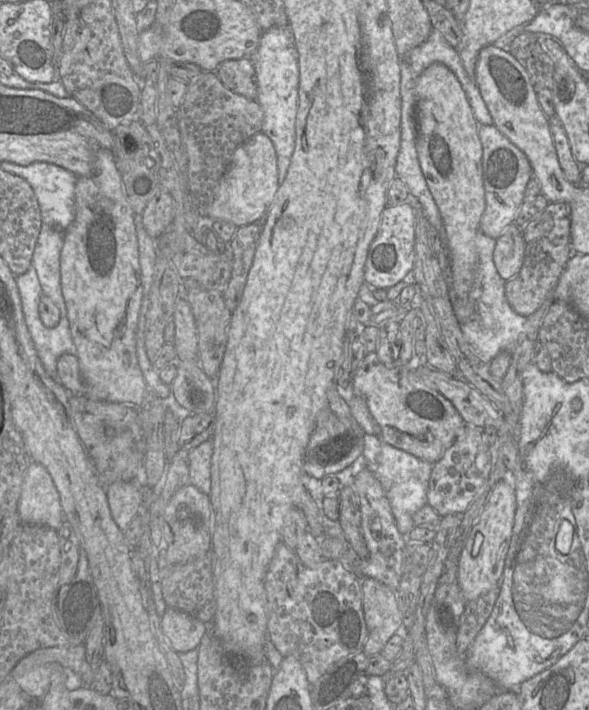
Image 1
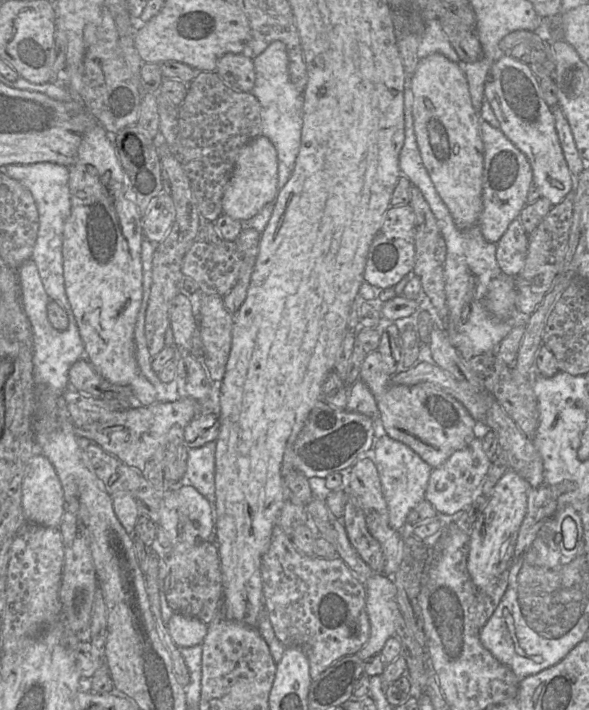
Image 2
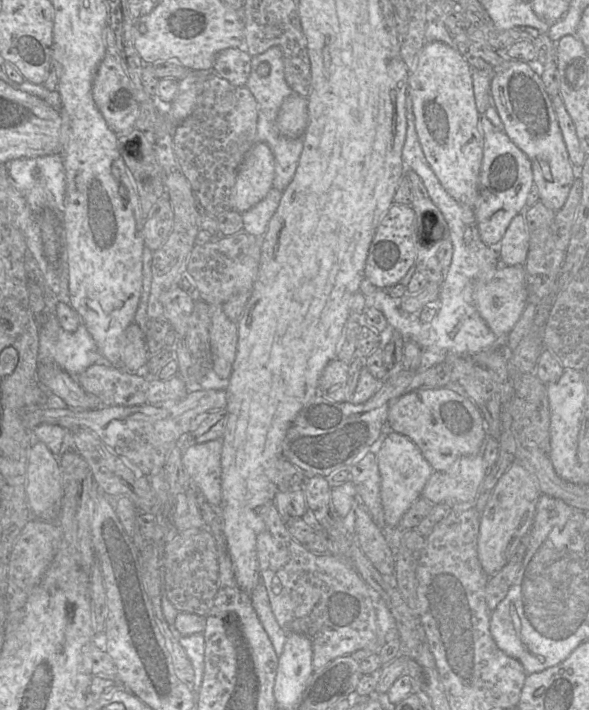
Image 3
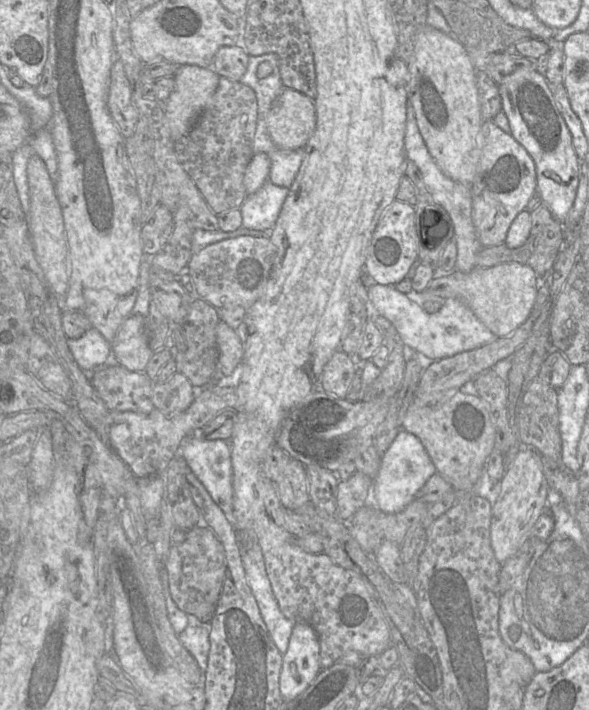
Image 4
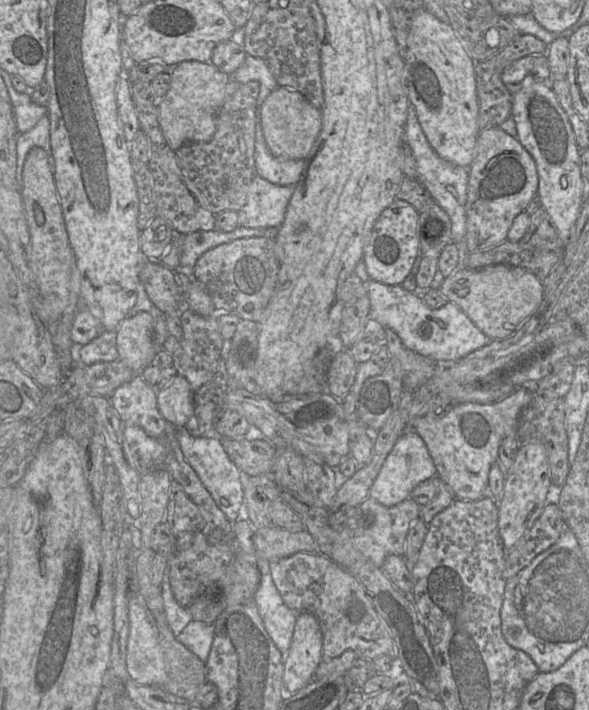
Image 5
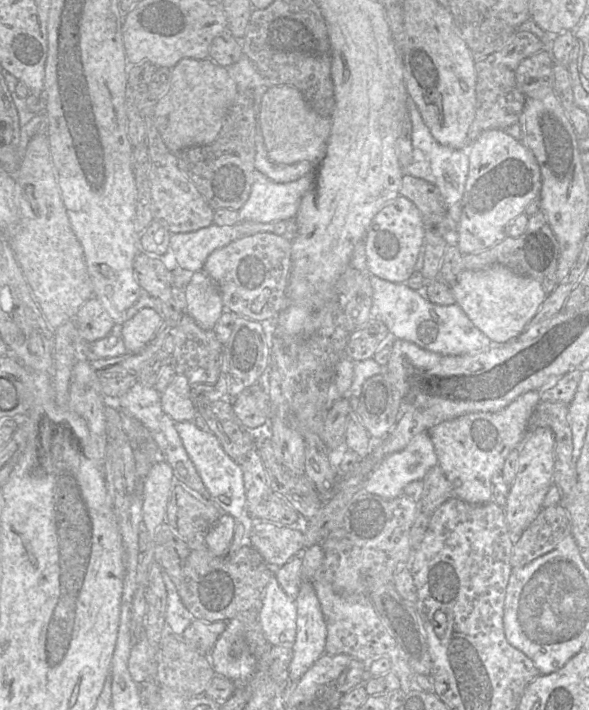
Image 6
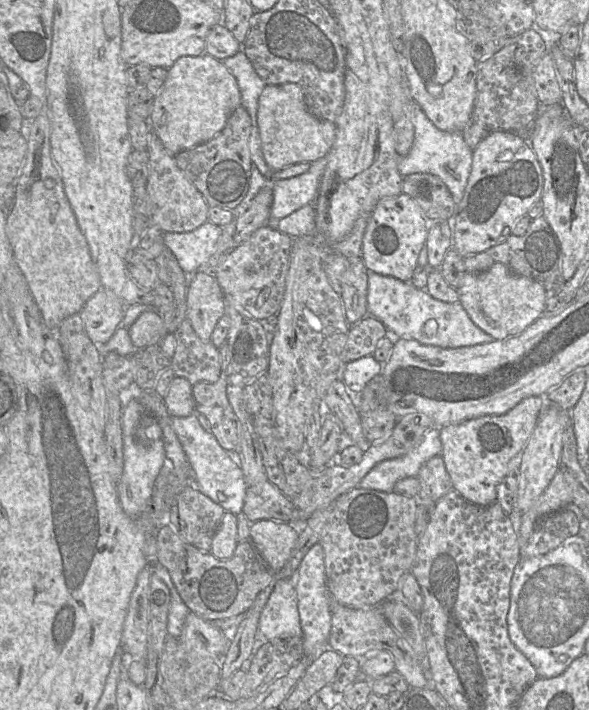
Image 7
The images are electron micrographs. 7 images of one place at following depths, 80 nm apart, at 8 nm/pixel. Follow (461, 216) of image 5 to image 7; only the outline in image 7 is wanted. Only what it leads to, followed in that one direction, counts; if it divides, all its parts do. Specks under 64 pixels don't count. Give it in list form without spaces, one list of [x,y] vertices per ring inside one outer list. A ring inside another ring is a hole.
[[[416,102],[412,106],[412,124],[414,126],[414,141],[409,154],[399,158],[398,170],[400,174],[404,177],[423,172],[438,176],[458,206],[463,198],[472,164],[472,150],[464,142],[462,132],[439,130]]]

